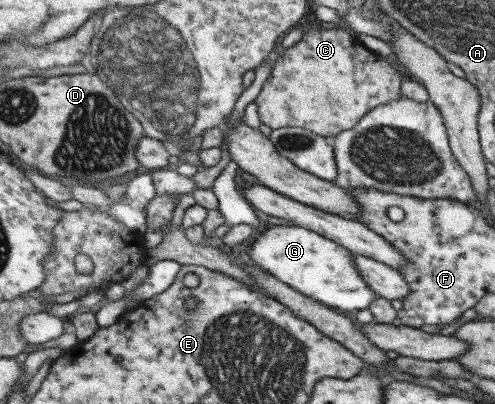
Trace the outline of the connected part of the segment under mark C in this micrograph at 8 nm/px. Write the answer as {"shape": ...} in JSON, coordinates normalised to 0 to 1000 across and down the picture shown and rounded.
{"shape":[[[638,52],[632,62],[606,62],[614,74],[610,92],[606,92],[606,101],[580,124],[574,124],[570,139],[558,146],[547,166],[547,181],[541,191],[539,205],[531,208],[529,223],[515,245],[527,297],[549,322],[566,317],[606,317],[626,322],[636,332],[646,332],[646,339],[677,337],[687,327],[717,314],[717,309],[725,304],[725,295],[735,287],[735,282],[743,282],[747,272],[760,267],[760,262],[776,260],[784,252],[796,252],[800,245],[814,240],[812,233],[808,233],[808,205],[812,205],[814,196],[782,153],[780,144],[741,124],[731,111],[723,111],[723,106],[719,106],[719,97],[711,97],[711,92],[703,87],[701,77],[687,77],[687,72],[636,72],[636,62],[642,57],[644,52]]]}

